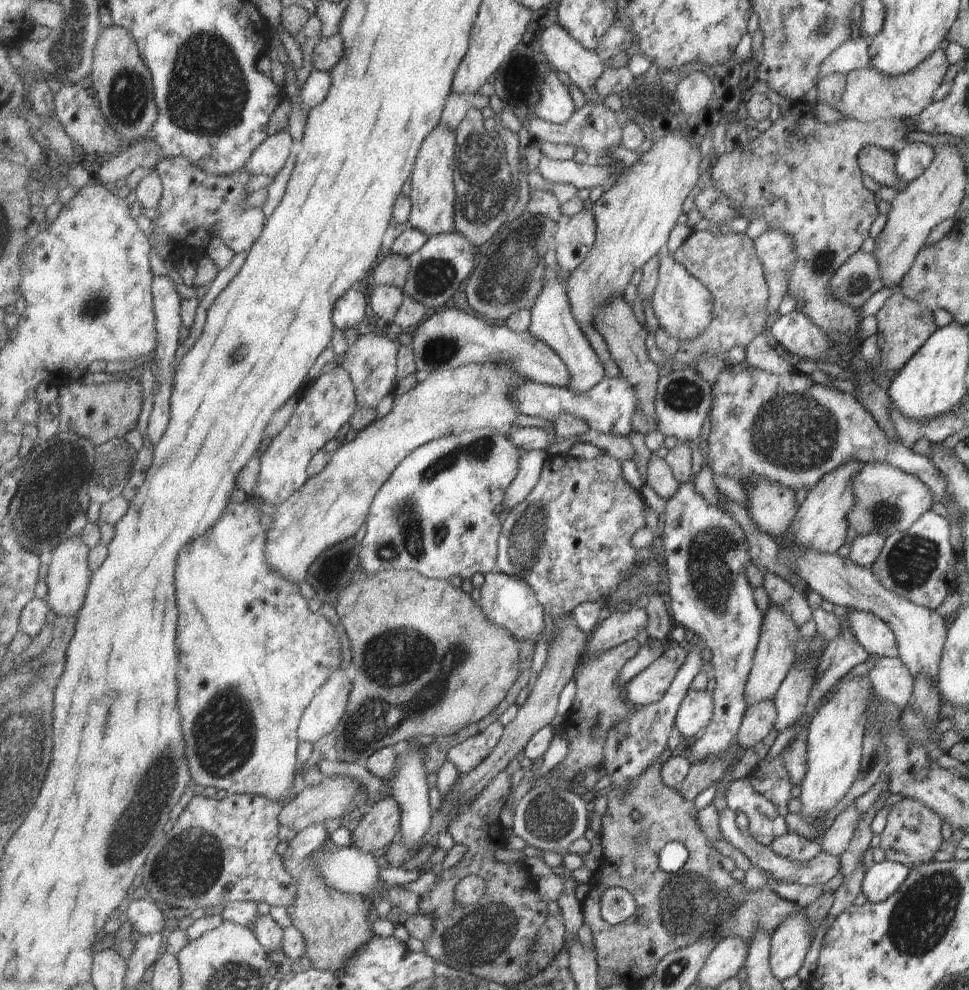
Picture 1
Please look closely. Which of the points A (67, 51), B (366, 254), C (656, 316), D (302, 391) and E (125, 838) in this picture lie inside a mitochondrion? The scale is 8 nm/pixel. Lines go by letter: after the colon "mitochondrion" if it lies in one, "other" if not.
A: mitochondrion
B: other
C: other
D: other
E: mitochondrion

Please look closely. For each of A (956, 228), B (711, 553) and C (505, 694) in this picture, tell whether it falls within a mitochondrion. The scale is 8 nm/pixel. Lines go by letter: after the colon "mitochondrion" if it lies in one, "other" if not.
A: other
B: mitochondrion
C: other

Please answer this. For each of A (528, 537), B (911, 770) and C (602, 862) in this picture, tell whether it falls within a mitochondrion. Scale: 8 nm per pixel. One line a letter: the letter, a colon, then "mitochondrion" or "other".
A: mitochondrion
B: other
C: other

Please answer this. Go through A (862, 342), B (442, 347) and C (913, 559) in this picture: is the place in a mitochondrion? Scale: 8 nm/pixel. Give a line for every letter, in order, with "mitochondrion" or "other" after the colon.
A: other
B: mitochondrion
C: mitochondrion

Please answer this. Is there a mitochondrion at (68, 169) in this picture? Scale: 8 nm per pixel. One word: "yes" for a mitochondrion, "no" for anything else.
no

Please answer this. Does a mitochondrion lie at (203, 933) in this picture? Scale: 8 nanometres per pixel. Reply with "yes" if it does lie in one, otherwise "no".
no

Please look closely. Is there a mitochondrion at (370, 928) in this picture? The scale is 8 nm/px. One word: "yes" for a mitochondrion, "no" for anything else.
no

